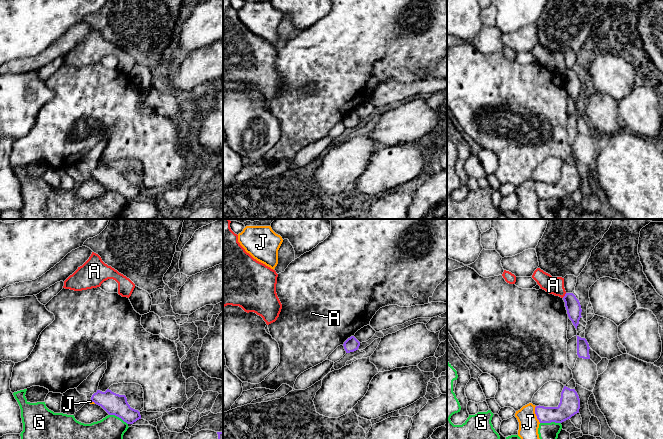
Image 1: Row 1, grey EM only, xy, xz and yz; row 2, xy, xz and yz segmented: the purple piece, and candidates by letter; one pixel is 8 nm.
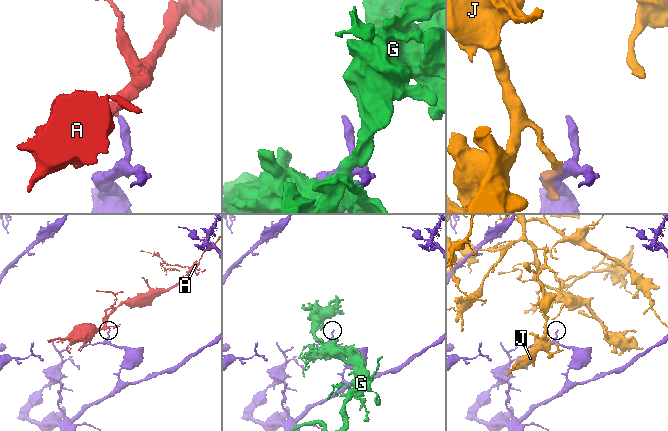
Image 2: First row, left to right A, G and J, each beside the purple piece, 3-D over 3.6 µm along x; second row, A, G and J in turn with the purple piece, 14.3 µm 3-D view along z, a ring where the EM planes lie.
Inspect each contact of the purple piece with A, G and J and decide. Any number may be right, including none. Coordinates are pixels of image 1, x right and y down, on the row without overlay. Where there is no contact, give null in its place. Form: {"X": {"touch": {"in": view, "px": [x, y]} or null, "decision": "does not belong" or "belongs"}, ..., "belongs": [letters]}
{"A": {"touch": {"in": "yz", "px": [565, 71]}, "decision": "does not belong"}, "G": {"touch": {"in": "yz", "px": [550, 198]}, "decision": "does not belong"}, "J": {"touch": {"in": "yz", "px": [535, 189]}, "decision": "does not belong"}, "belongs": []}

